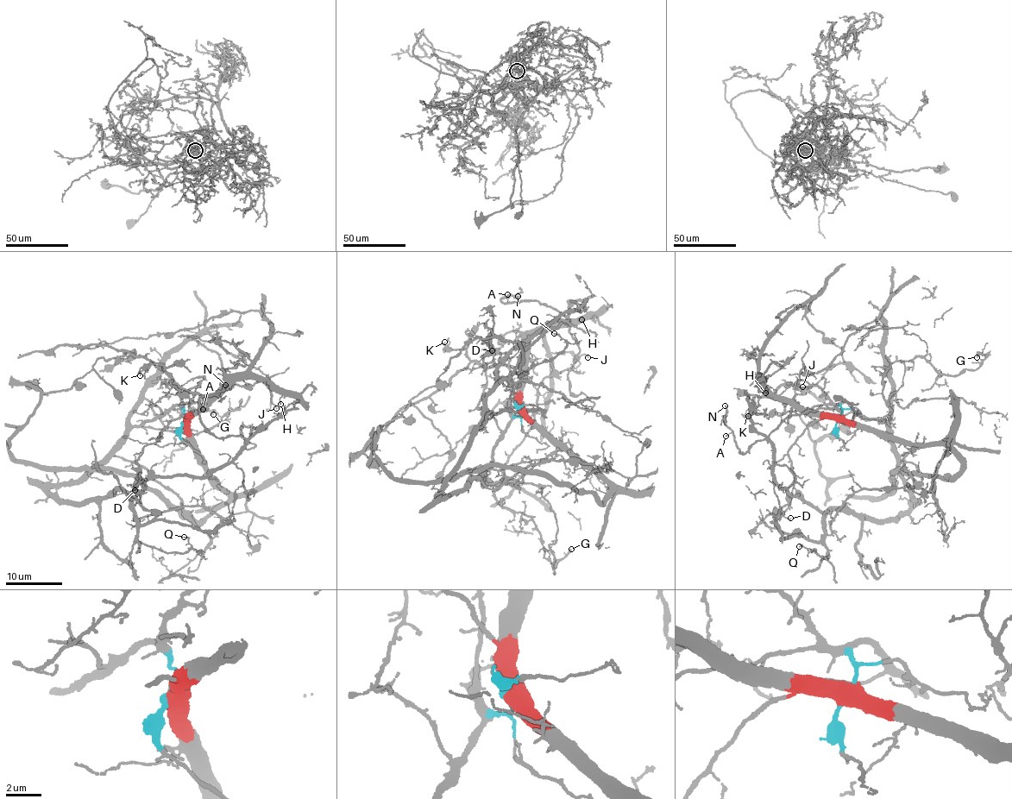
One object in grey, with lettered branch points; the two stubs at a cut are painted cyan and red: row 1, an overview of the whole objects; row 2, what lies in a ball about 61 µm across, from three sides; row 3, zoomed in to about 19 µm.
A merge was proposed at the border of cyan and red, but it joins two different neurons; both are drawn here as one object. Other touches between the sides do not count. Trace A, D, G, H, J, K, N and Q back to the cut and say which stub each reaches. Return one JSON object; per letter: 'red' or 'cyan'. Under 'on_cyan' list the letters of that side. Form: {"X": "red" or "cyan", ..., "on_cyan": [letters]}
{"A": "cyan", "D": "red", "G": "cyan", "H": "red", "J": "cyan", "K": "red", "N": "cyan", "Q": "cyan", "on_cyan": ["A", "G", "J", "N", "Q"]}

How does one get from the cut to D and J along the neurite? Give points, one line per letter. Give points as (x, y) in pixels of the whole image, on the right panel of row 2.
D: (838, 419), (816, 419), (803, 431), (789, 449), (794, 480), (787, 489), (788, 502), (780, 513), (791, 518)
J: (838, 419), (844, 402), (864, 418), (889, 420), (878, 318), (820, 370), (807, 374), (803, 364), (803, 386)

